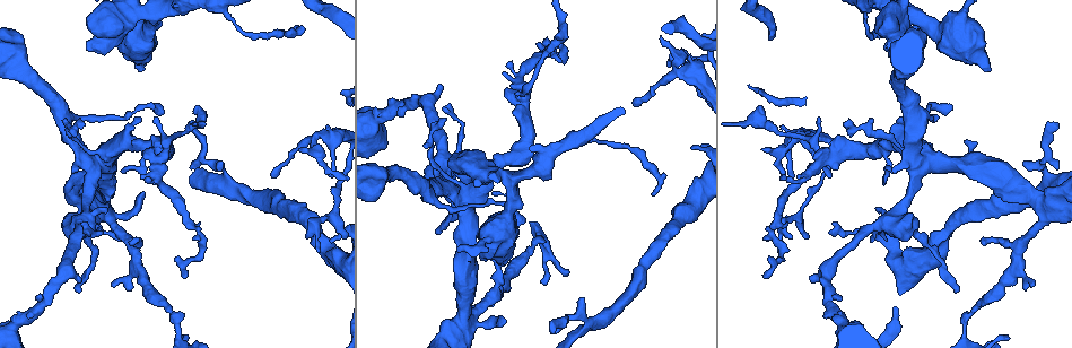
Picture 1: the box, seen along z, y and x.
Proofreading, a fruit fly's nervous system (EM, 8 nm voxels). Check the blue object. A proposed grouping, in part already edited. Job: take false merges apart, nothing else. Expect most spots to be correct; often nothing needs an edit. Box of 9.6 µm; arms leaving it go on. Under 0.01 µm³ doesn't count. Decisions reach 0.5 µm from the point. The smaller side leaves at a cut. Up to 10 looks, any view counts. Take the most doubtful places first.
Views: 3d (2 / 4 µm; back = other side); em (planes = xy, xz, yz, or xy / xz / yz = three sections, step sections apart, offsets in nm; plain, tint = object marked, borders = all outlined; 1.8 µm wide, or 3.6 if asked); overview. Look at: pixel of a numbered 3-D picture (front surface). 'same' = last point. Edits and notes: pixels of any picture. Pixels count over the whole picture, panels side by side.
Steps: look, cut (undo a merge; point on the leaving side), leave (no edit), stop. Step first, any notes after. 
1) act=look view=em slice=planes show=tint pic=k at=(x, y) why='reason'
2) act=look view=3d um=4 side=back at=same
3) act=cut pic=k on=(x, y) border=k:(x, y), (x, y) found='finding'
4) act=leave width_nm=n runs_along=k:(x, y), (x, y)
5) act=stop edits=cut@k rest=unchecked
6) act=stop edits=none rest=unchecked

act=look view=3d um=4 pic=1 at=(92, 169) why='thin arm on a thick one'

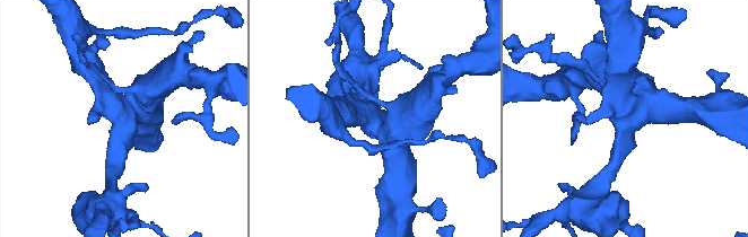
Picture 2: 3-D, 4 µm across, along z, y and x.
act=look view=em um=3.6 slice=planes show=plain pic=2 at=(630, 122) why='now the EM'

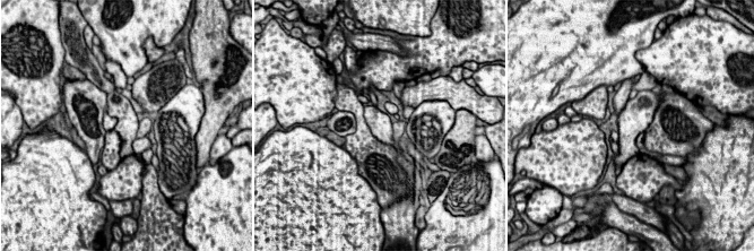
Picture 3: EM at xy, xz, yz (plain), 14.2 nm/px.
act=look view=em um=3.6 slice=planes show=tint at=same

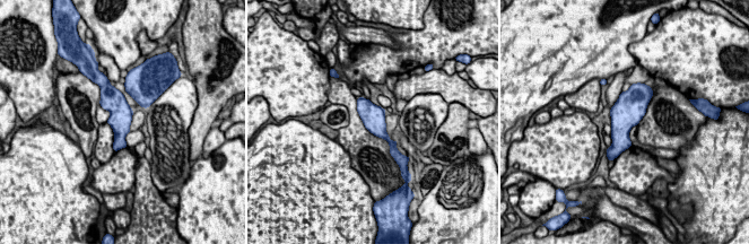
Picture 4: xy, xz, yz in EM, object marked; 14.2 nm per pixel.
act=leave found='one cell here'

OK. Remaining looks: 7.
act=look view=3d um=2 pic=1 at=(152, 13) why='four arms meet'

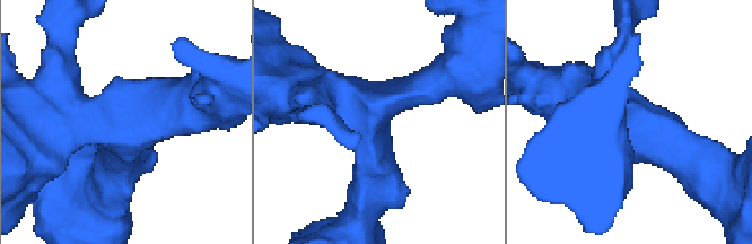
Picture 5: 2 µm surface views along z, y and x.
act=look view=em slice=planes show=tint pic=5 at=(120, 123) arms=4

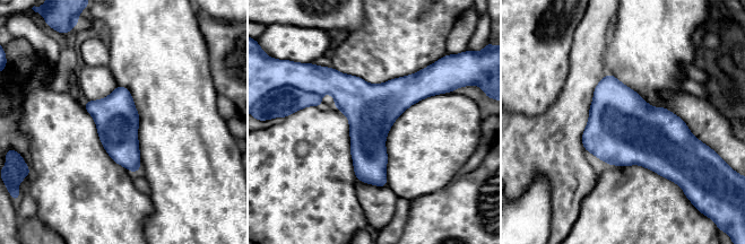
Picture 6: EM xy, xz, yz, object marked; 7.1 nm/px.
act=cut pic=6 on=(284, 101) found='a second cell is stuck on'

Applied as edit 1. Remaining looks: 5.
act=look view=em slice=planes show=borders pic=1 at=(163, 159) why='arms part here'

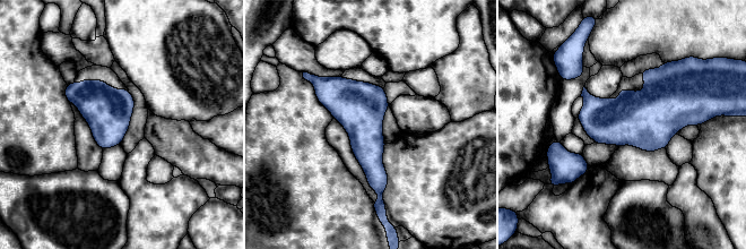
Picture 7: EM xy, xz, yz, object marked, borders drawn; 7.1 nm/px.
act=leave found='all the same cell'

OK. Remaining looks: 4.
act=stop edits=cut@6 rest=unchecked

